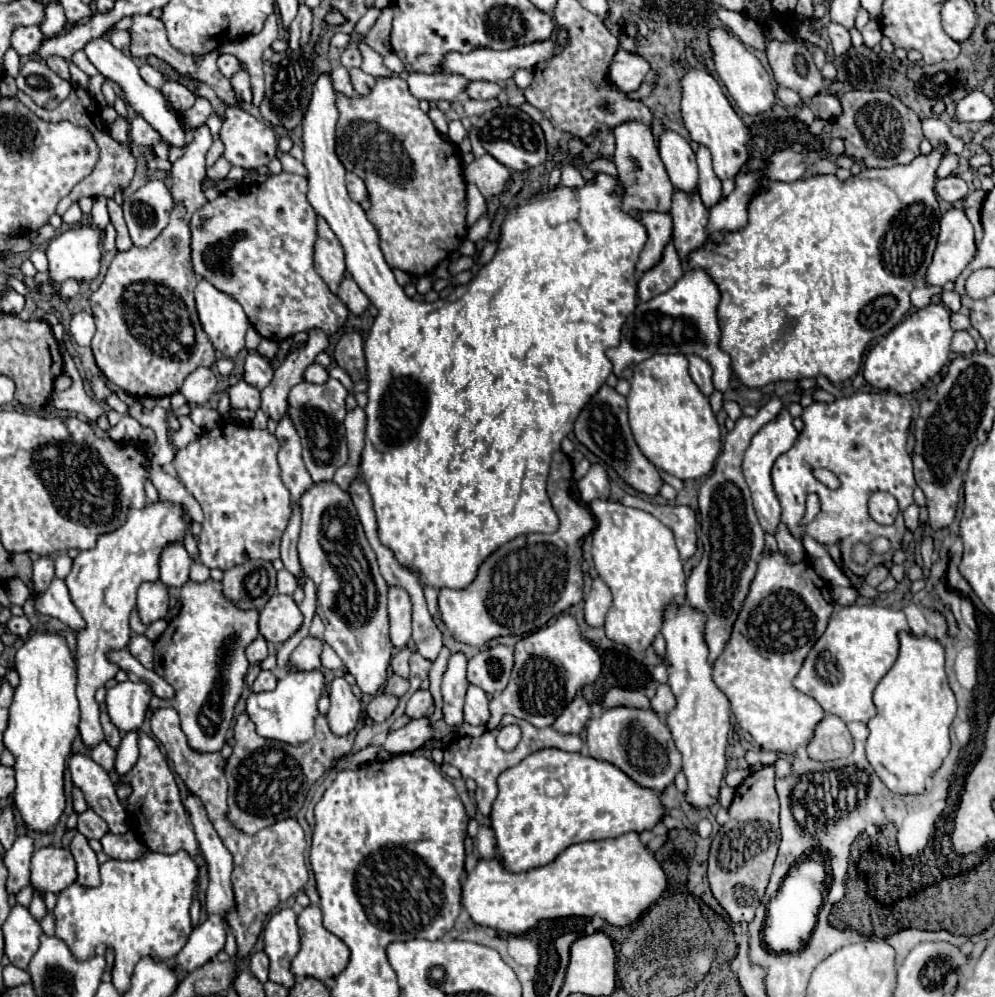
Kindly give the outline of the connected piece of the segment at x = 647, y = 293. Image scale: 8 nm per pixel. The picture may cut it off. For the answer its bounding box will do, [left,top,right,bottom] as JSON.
[639,240,683,302]

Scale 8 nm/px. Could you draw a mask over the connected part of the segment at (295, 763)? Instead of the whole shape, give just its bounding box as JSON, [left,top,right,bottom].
[225,714,363,834]

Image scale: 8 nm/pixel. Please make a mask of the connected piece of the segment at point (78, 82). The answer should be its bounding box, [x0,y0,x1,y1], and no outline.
[69,62,89,90]

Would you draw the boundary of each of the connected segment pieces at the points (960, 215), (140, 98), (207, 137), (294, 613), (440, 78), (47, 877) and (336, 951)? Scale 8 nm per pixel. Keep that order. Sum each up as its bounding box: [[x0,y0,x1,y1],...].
[[925,208,975,286],[83,38,185,146],[171,124,213,224],[259,594,303,642],[407,74,467,102],[31,846,77,894],[291,906,349,980]]

